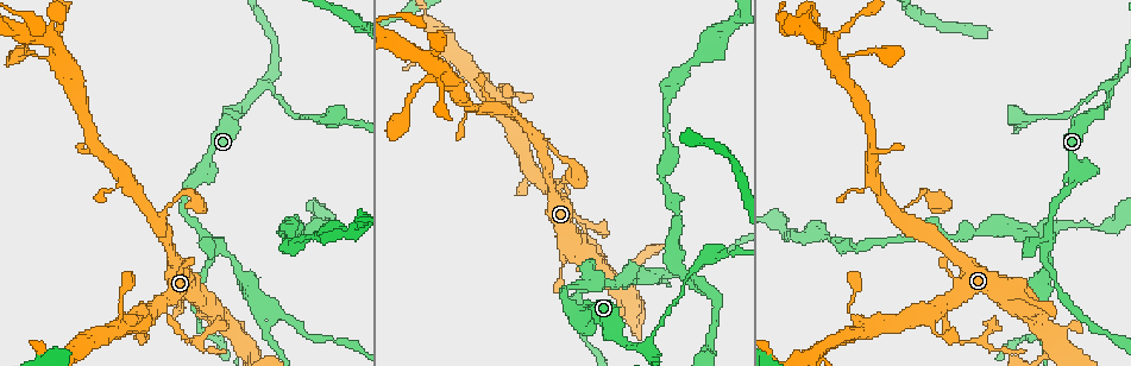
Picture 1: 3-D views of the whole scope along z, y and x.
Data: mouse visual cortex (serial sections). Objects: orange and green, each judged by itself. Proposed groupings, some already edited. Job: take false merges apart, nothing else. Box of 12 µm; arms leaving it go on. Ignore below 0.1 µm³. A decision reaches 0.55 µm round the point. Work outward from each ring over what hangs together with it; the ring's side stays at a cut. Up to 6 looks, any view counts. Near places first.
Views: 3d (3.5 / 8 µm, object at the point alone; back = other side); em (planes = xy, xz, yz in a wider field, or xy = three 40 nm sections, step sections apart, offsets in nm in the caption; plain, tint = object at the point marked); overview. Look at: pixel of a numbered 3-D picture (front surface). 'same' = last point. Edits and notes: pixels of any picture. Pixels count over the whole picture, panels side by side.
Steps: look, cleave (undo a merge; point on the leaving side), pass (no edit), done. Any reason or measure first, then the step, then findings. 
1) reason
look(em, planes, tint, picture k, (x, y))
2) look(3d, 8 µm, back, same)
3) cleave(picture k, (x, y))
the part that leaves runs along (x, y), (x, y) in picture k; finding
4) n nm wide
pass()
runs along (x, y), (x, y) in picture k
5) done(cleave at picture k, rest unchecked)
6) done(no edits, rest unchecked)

a narrow waist
look(3d, 3.5 µm, back, picture 1, (221, 248))

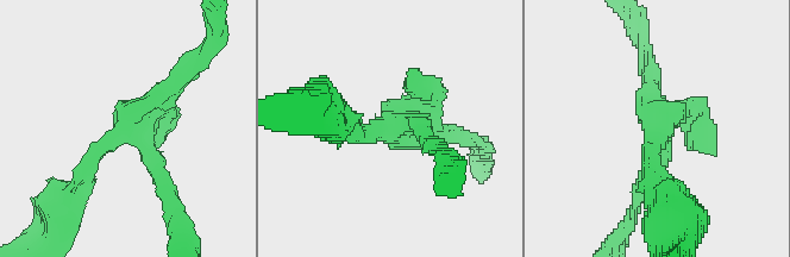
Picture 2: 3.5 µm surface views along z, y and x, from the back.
3 arms; arms of 200, 200, 250 nm; need the tissue
look(em, xy, step 2, tint, picture 2, (396, 124))

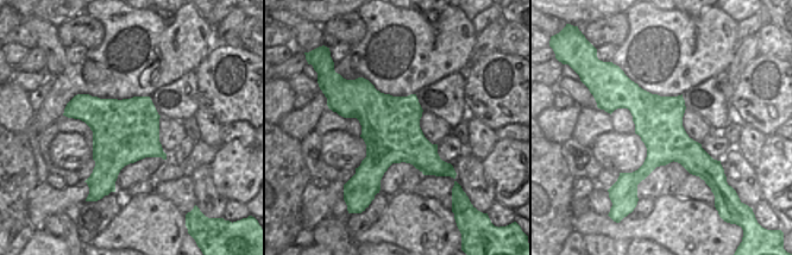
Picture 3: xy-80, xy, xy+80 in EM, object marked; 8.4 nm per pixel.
500 nm wide
pass()
runs along (611, 98), (633, 98), (714, 166) in picture 3; continuous, no second cell

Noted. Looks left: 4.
look(3d, 3.5 µm, picture 1, (656, 279))

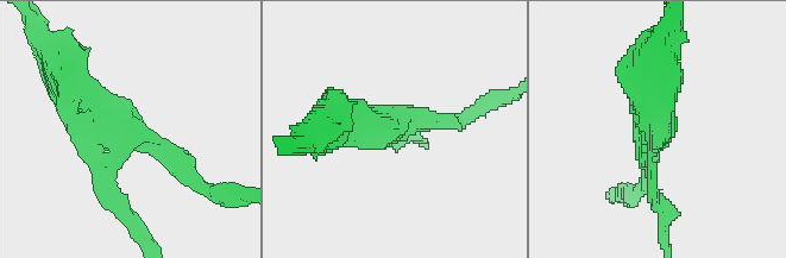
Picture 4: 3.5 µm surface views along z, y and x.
3 arms; arms of 150, 200, 400 nm
look(em, xy, step 3, tint, picture 4, (659, 130))

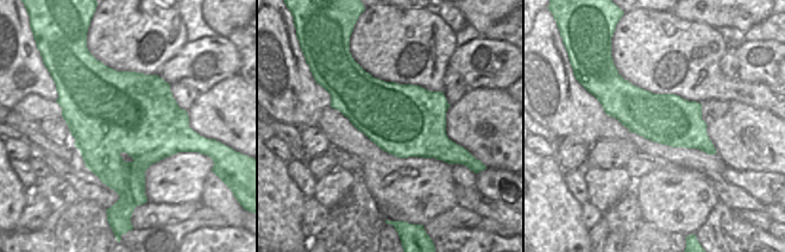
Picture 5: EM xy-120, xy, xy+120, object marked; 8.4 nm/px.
pass()
runs along (65, 82), (92, 119), (187, 170) in picture 4; continuous, no second cell

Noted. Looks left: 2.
arms part here
look(3d, 3.5 µm, picture 1, (639, 343))

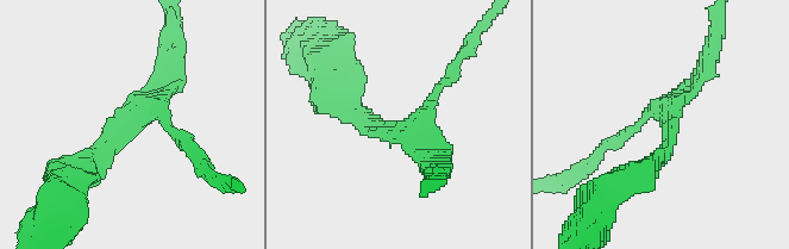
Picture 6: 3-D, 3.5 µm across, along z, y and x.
look(em, xy, step 2, tint, picture 6, (397, 127))

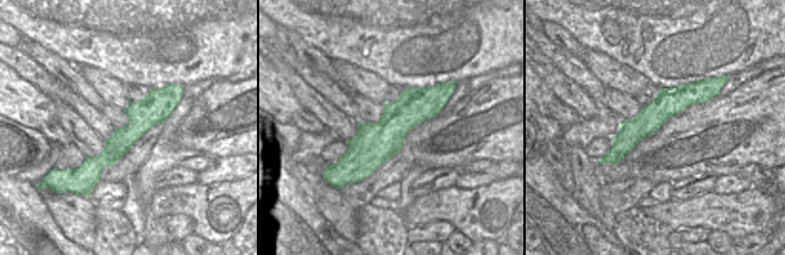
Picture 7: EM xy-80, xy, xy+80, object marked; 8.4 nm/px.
pass()
all the same cell

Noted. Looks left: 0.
done(no edits, rest unchecked)

